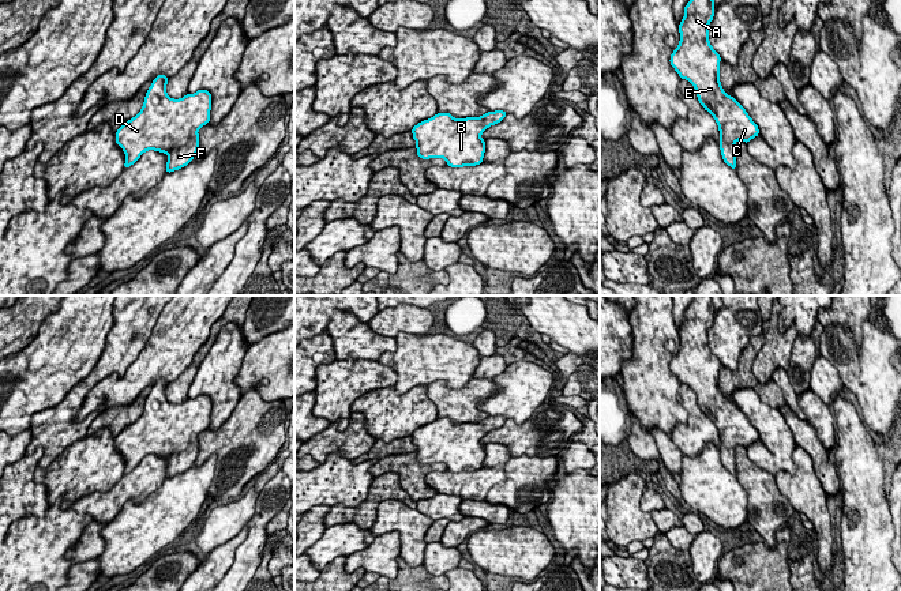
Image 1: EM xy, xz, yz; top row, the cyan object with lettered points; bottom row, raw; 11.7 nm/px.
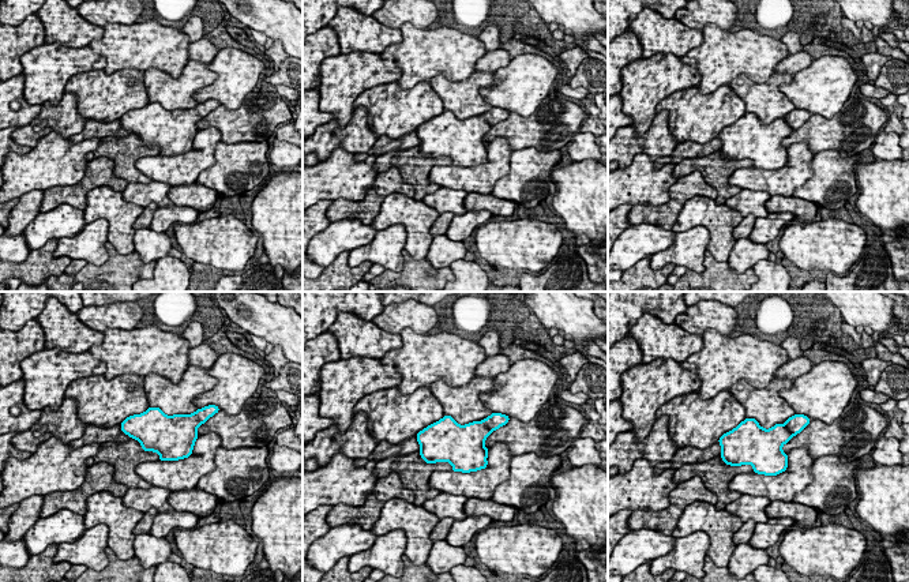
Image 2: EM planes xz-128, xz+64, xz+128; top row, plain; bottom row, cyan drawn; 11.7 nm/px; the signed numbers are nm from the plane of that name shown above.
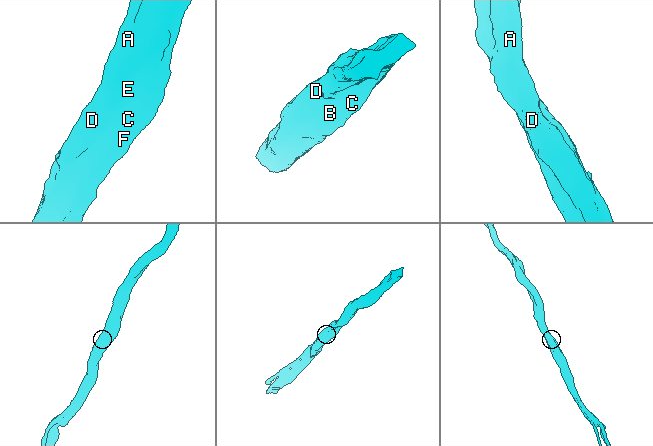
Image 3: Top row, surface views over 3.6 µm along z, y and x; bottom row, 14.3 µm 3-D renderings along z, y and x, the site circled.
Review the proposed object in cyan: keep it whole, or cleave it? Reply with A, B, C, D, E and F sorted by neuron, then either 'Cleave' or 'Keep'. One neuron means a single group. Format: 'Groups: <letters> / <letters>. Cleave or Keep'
Groups: A B C D E F. Keep

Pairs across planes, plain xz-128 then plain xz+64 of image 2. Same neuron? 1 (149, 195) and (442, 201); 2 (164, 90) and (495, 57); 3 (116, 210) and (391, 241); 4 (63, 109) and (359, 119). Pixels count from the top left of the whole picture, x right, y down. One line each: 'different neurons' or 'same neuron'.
1: same neuron
2: same neuron
3: different neurons
4: same neuron

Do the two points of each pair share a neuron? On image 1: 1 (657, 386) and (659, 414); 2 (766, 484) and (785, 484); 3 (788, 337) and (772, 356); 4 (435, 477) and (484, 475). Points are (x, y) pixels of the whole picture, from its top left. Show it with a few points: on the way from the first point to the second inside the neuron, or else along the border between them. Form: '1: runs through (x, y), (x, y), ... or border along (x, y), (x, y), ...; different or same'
1: runs through (657, 392), (659, 407); same
2: border along (773, 475), (779, 490), (793, 508); different
3: runs through (784, 341), (776, 352); same
4: runs through (447, 481), (472, 481); same

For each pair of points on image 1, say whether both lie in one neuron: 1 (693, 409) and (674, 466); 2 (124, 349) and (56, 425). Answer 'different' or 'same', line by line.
1: same
2: same

